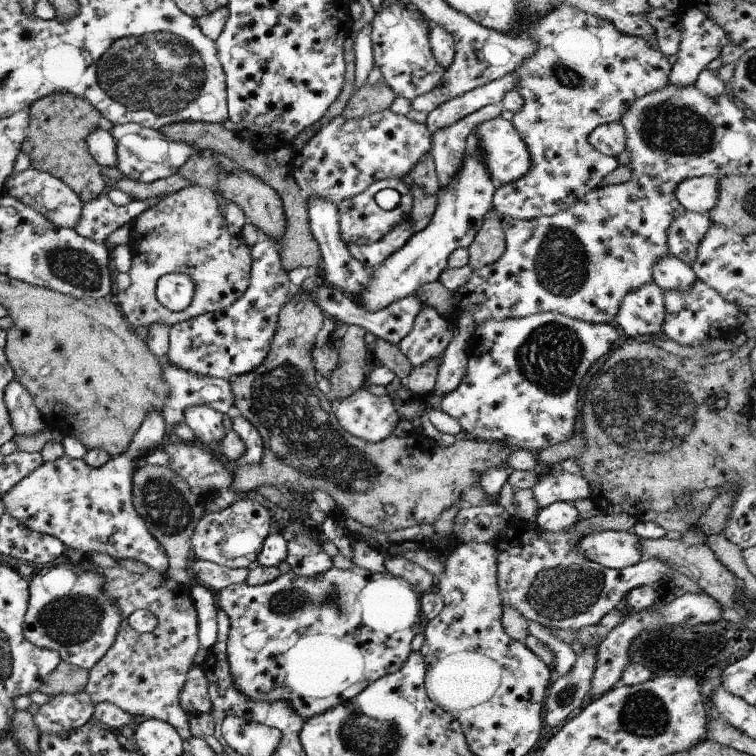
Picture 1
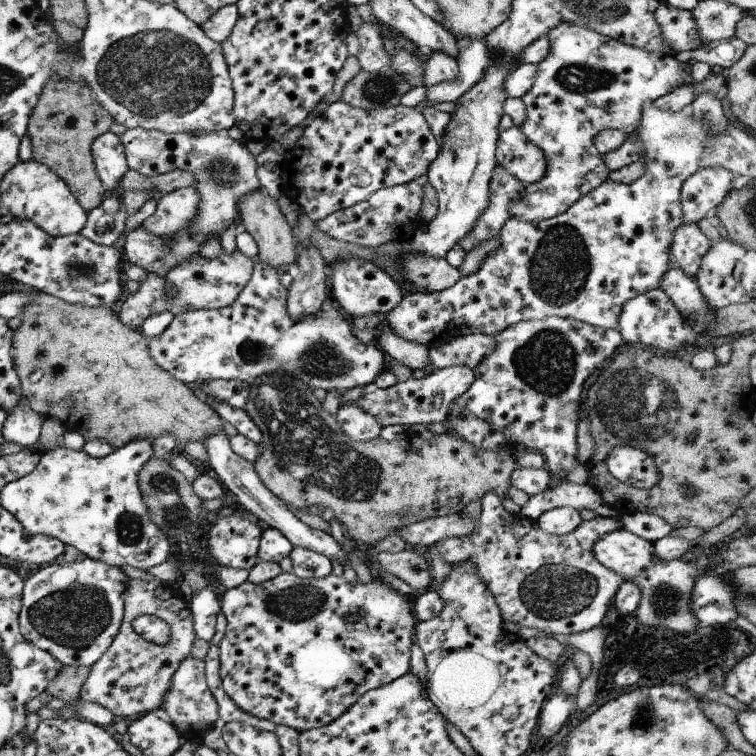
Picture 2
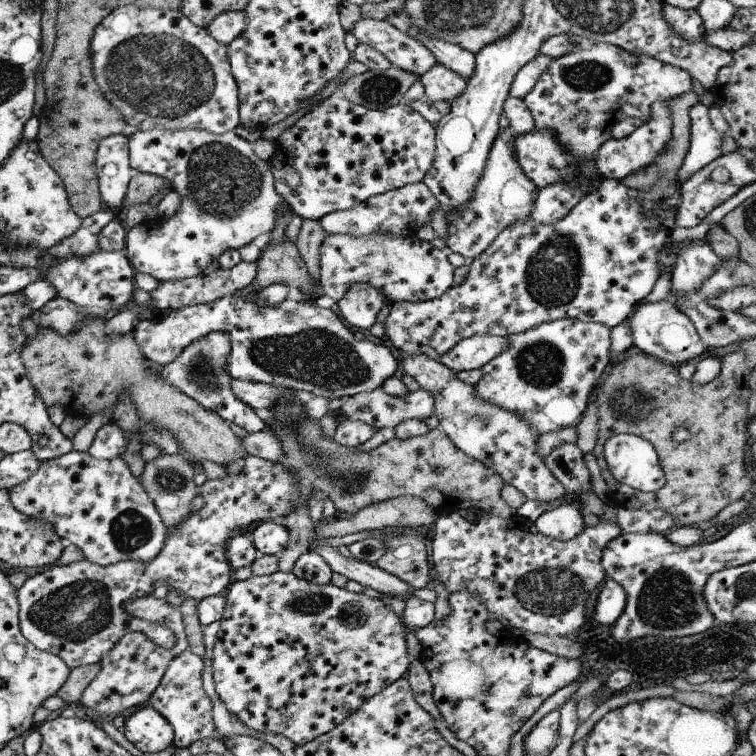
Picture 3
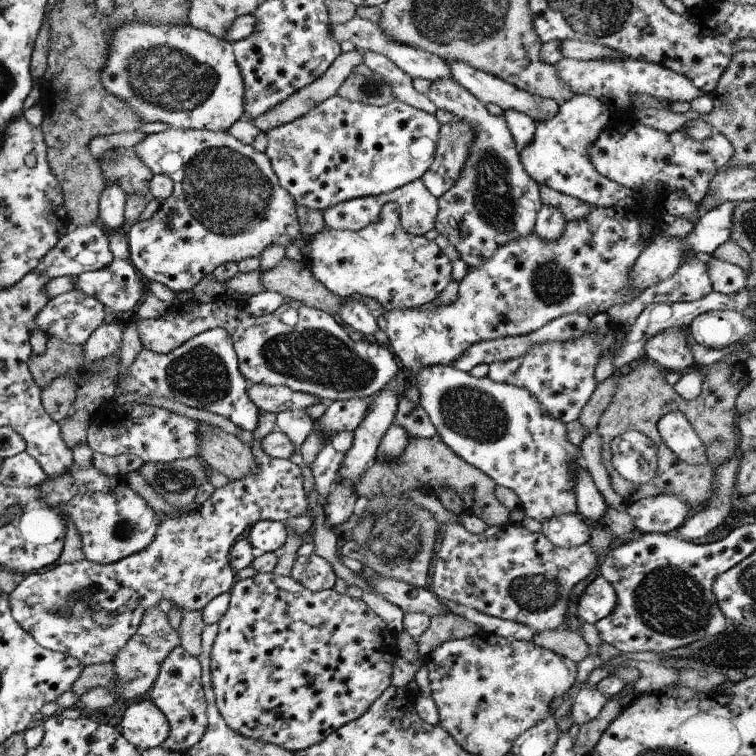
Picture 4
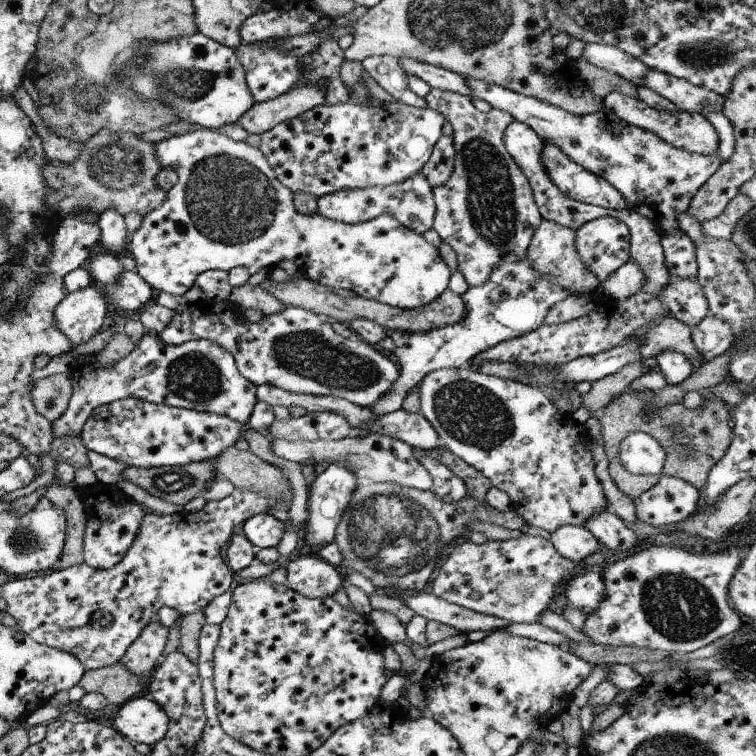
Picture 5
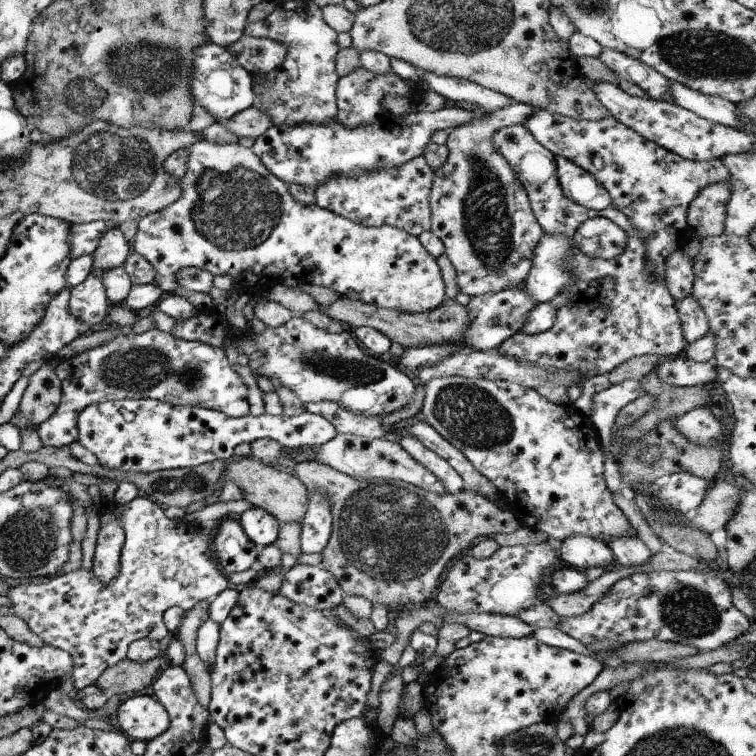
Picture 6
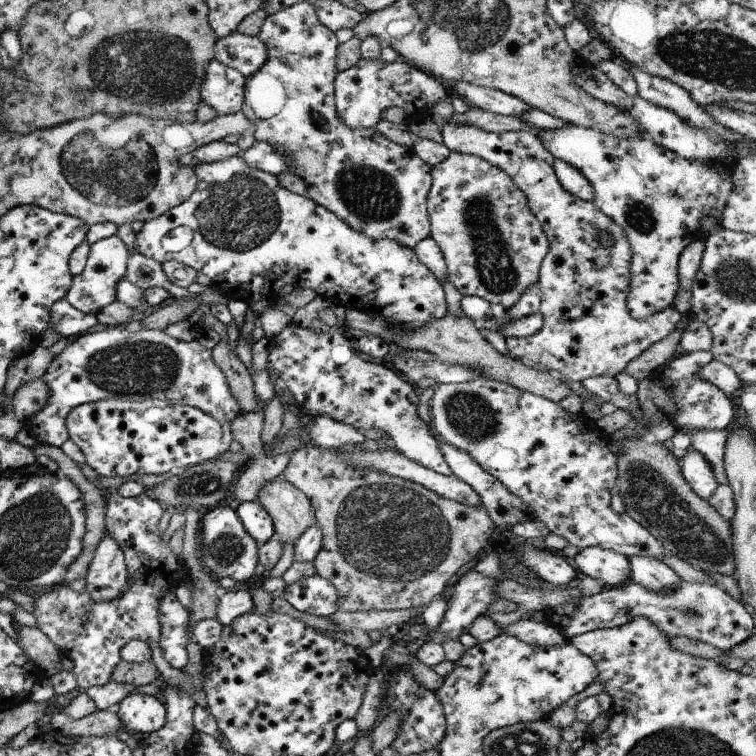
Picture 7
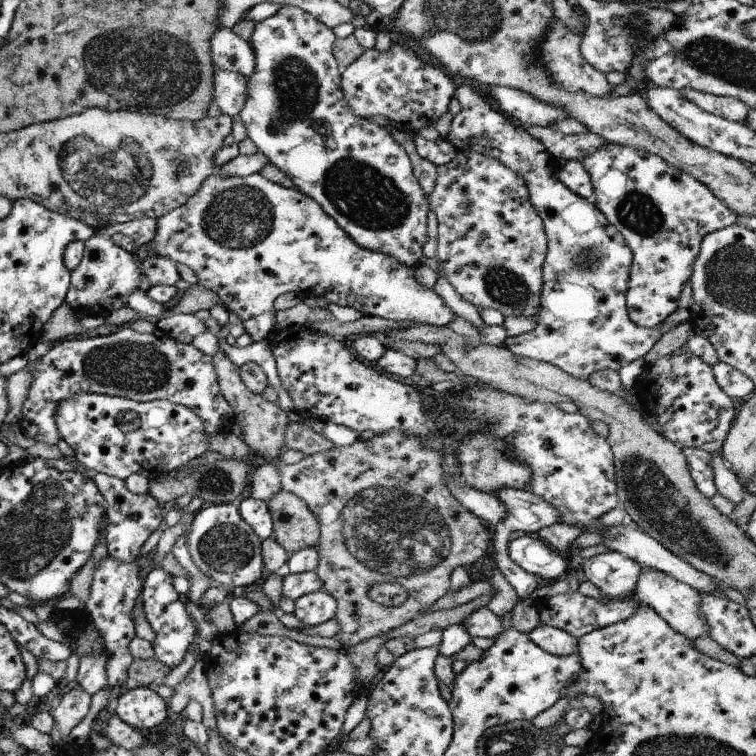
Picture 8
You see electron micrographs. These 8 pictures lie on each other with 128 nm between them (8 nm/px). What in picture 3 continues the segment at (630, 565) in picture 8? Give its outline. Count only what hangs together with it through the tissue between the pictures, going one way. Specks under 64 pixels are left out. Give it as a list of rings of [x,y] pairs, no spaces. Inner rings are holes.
[[[568,501],[565,505],[543,511],[531,525],[546,537],[568,541],[584,529],[583,513],[575,504]]]

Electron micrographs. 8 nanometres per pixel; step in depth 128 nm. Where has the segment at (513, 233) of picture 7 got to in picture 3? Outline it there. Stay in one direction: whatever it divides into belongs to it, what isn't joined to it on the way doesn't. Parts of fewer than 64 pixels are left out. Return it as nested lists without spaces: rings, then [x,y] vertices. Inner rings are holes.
[[[435,63],[425,74],[419,77],[424,88],[424,98],[429,102],[444,100],[451,104],[464,90],[466,80],[451,72],[439,63]],[[498,127],[470,201],[461,205],[460,209],[454,212],[454,216],[443,210],[448,232],[444,240],[447,252],[459,253],[463,258],[472,261],[506,226],[522,223],[530,218],[530,210],[533,208],[538,188],[525,176],[516,161],[514,136],[509,127]]]

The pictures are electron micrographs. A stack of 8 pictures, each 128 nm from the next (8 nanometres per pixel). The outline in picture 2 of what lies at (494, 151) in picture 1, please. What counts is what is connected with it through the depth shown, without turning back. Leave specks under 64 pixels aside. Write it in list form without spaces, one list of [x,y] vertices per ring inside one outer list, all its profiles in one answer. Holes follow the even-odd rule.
[[[515,125],[503,130],[503,132],[498,132],[494,155],[497,166],[505,169],[525,185],[536,183],[545,172],[546,160],[541,149],[538,149],[530,140],[527,140],[522,133],[522,129]]]

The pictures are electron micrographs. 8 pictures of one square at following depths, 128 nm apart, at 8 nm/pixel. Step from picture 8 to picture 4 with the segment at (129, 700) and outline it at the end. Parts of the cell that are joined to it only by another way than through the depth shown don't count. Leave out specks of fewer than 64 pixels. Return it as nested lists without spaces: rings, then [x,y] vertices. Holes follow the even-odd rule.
[[[148,697],[128,702],[122,708],[123,715],[117,728],[139,753],[159,746],[167,738],[167,719]]]

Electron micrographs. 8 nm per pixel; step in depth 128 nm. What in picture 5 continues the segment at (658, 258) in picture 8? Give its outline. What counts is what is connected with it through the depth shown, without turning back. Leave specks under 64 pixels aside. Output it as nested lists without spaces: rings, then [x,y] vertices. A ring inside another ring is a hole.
[[[463,78],[469,85],[471,98],[485,100],[494,109],[509,113],[513,121],[529,126],[543,143],[559,147],[575,164],[599,178],[604,178],[621,194],[628,207],[639,207],[637,213],[649,219],[661,235],[678,230],[677,215],[686,212],[691,197],[722,163],[716,152],[698,155],[676,149],[657,138],[651,131],[617,119],[609,110],[603,109],[578,117],[505,87]]]

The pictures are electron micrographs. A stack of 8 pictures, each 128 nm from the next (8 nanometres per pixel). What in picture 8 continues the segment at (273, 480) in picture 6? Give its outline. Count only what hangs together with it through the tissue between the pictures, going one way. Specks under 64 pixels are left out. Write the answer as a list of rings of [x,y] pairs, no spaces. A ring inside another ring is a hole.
[[[279,490],[265,504],[272,522],[271,537],[288,556],[305,546],[317,546],[319,526],[301,498],[291,492]]]

